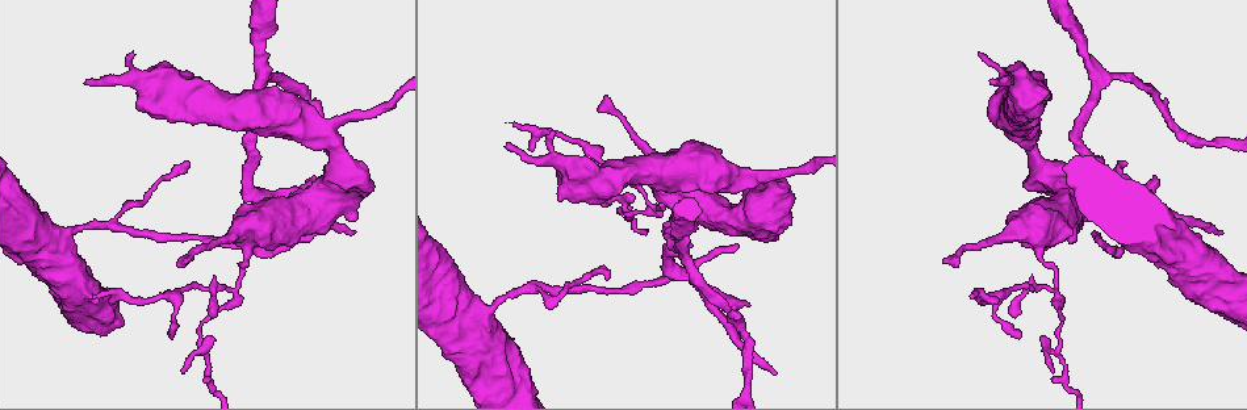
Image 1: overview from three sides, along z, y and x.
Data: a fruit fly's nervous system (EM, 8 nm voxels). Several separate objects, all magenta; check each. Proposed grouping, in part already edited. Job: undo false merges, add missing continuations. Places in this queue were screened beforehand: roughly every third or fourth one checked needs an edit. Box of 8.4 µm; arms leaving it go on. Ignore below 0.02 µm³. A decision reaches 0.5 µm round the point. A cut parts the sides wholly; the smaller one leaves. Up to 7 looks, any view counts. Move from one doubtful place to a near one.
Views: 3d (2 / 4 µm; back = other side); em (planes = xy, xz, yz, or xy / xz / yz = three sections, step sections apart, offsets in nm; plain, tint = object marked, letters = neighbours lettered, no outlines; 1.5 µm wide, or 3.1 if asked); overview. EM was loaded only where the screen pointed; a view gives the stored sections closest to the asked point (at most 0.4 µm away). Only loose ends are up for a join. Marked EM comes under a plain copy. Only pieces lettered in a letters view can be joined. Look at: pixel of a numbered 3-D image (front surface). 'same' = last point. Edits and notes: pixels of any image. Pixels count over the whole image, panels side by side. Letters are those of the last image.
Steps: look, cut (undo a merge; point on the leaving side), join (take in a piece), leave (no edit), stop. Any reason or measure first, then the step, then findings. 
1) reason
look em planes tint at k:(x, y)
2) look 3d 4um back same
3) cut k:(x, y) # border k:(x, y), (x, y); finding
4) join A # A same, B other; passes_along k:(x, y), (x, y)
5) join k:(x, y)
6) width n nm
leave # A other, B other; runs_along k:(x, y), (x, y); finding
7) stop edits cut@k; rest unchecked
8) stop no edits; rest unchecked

stops while still wide
look 3d 2um back at 1:(789, 187)

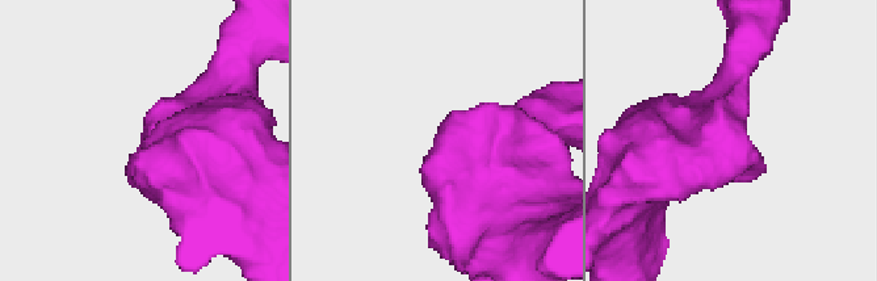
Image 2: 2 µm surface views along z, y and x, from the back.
look em yz step 8 tint at 2:(438, 137)

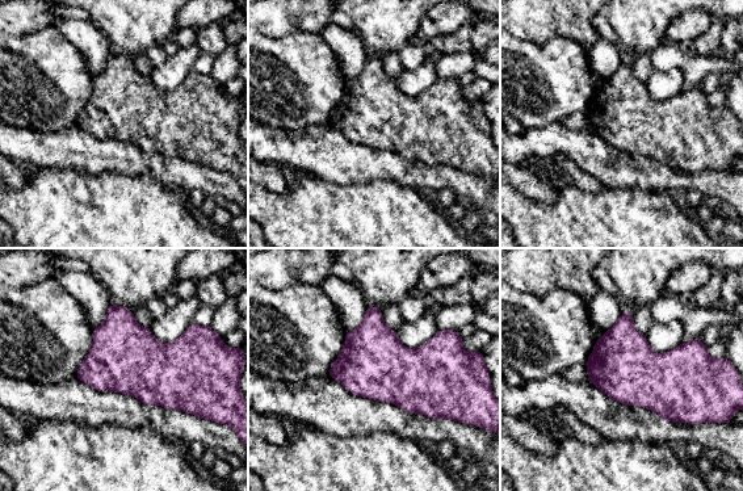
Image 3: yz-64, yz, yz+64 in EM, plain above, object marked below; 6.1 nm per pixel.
look em planes letters same

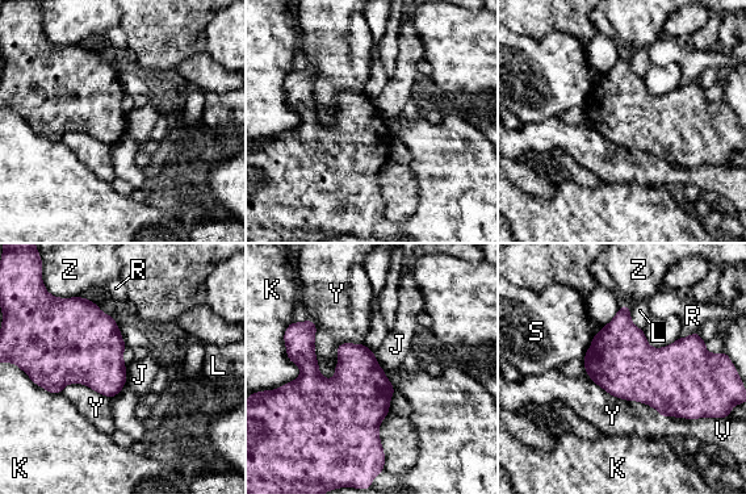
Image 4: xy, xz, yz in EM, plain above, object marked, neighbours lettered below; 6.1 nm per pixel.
leave # J other, K other, L other, R other, S other, V other, Y other, Z other; border 4:(126, 365), (126, 382), (124, 385); none of them fits

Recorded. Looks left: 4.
a narrow waist
look 3d 2um at 1:(1217, 144)

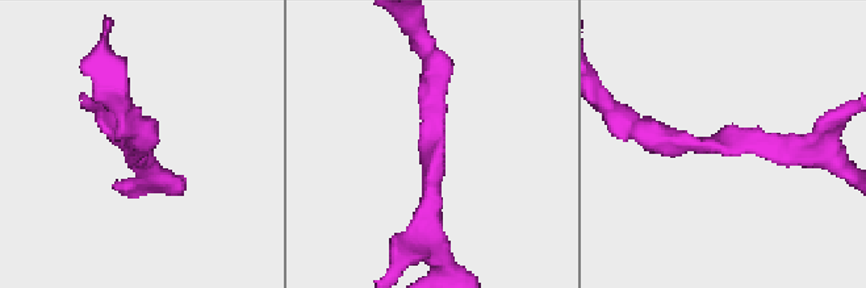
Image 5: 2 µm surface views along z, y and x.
now the EM
look em planes letters at 5:(723, 149)

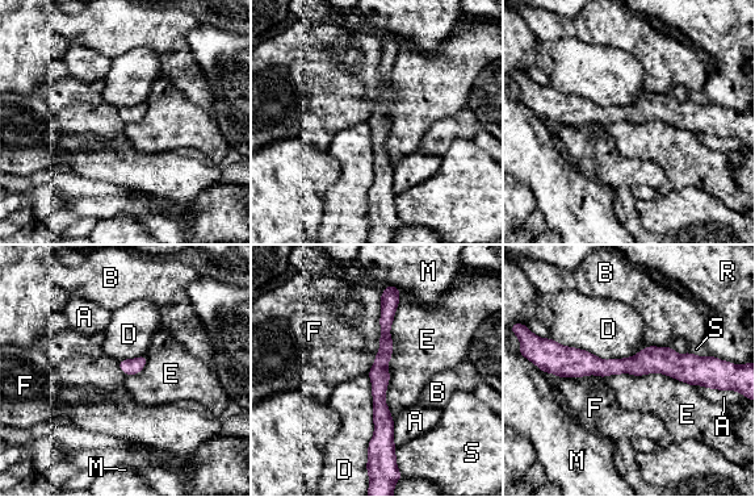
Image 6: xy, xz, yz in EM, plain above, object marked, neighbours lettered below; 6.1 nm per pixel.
leave # A other, B other, D other, E other, F other, M other, R other, S other; runs_along 6:(550, 367), (674, 364), (708, 375); all the same cell

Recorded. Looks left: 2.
sharp bend
look em yz step 8 tint at 1:(248, 242)

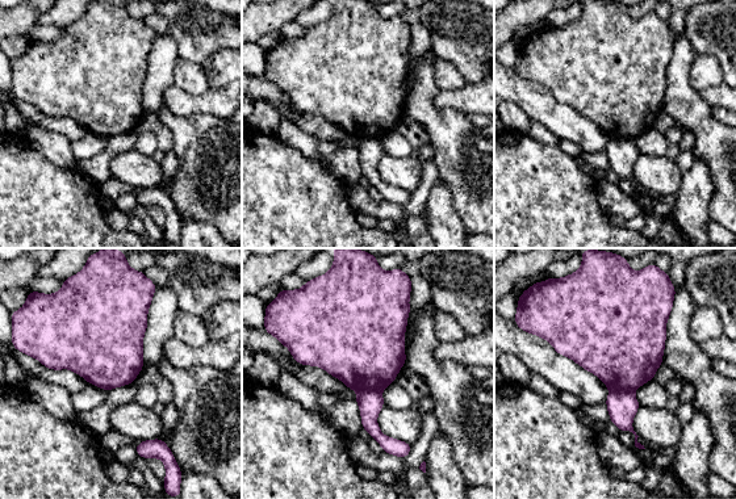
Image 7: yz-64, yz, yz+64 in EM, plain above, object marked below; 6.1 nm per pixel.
cut it another way
look em planes letters same

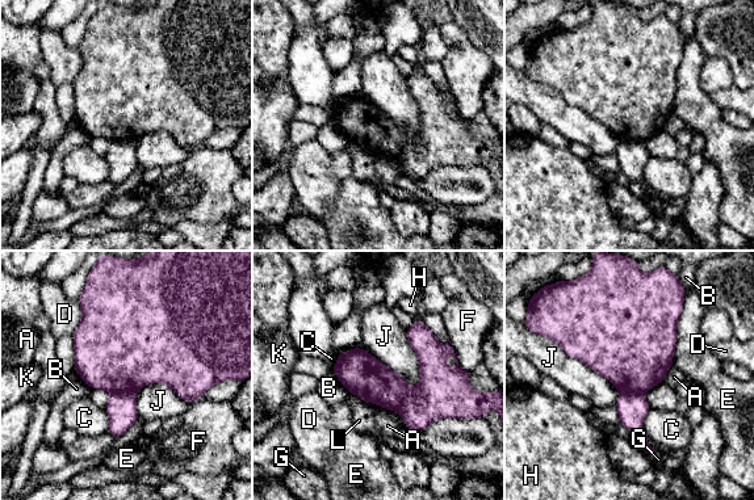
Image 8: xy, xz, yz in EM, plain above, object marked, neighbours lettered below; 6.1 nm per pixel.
width 260 nm
cut 8:(121, 408) # A other, B other, C other, D other, E other, F other, G other, H other, J other, K other, L other; border 8:(135, 391), (113, 391), (110, 394); two cells meet here

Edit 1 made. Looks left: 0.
stop edits cut@8; rest unchecked

